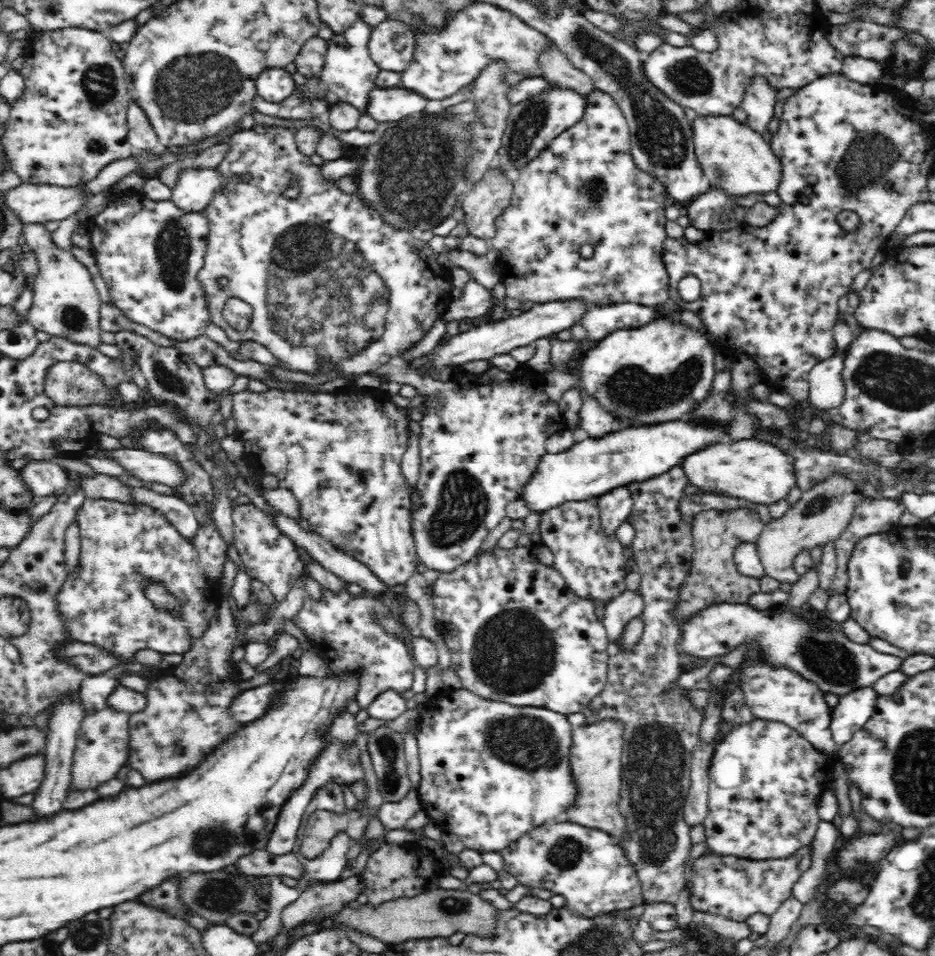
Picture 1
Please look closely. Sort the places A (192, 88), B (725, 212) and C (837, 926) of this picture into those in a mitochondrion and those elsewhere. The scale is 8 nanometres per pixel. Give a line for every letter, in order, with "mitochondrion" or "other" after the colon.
A: mitochondrion
B: mitochondrion
C: other

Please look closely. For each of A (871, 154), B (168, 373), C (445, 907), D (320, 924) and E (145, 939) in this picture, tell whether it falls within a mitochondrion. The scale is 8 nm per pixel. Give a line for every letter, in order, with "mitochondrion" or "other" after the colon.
A: mitochondrion
B: mitochondrion
C: mitochondrion
D: other
E: other

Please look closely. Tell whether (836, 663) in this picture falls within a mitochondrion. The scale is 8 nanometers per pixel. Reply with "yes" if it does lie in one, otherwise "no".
yes

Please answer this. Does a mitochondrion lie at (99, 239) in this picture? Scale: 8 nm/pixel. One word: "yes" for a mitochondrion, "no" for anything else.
no

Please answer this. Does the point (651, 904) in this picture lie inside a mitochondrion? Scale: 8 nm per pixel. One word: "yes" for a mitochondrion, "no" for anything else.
no

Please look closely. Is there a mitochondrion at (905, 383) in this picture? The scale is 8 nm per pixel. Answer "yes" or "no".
yes

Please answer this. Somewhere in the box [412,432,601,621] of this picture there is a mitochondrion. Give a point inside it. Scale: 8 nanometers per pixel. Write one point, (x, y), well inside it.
(463, 505)

